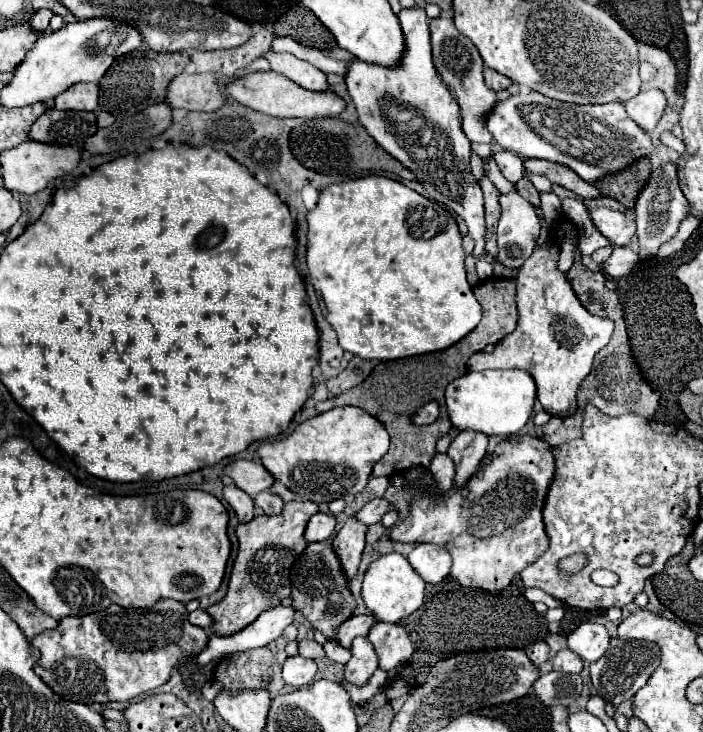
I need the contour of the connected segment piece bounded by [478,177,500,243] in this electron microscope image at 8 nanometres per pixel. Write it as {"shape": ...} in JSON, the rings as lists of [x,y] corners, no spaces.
{"shape":[[[482,177],[480,181],[480,189],[484,193],[484,211],[486,211],[486,243],[496,243],[494,235],[496,235],[496,223],[500,217],[500,205],[498,205],[498,189],[492,185],[490,179]]]}

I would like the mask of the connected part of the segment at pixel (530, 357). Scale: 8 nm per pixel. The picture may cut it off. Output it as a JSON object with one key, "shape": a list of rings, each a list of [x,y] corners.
{"shape":[[[544,243],[518,269],[518,275],[516,275],[516,303],[518,303],[520,319],[518,319],[516,331],[510,333],[506,339],[502,339],[496,345],[494,353],[484,353],[484,351],[474,353],[468,359],[468,367],[472,371],[480,371],[480,369],[522,369],[522,371],[526,371],[534,377],[536,395],[538,395],[538,401],[542,403],[544,411],[554,415],[554,417],[568,417],[568,415],[572,415],[572,411],[578,409],[576,393],[580,389],[580,383],[590,373],[594,355],[608,345],[608,341],[612,337],[612,331],[614,331],[614,323],[608,317],[591,315],[582,307],[582,303],[574,295],[570,283],[566,281],[564,273],[560,273],[556,269],[556,261],[558,261],[558,247],[552,245],[552,243]]]}

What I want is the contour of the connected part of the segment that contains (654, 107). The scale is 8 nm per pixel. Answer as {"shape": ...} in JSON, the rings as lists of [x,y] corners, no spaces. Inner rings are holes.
{"shape":[[[648,89],[648,91],[640,91],[636,97],[626,101],[624,107],[628,117],[636,121],[638,127],[642,127],[644,131],[652,131],[658,119],[662,117],[662,111],[666,107],[666,97],[658,89]]]}

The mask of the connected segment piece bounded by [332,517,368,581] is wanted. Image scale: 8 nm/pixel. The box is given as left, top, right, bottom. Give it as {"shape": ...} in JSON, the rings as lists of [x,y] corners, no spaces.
{"shape":[[[350,517],[344,527],[336,533],[334,541],[332,541],[332,549],[336,551],[336,557],[342,563],[342,571],[344,577],[350,581],[356,577],[358,573],[358,565],[360,565],[360,555],[364,549],[364,535],[366,535],[366,525],[362,525],[360,521],[356,521],[356,517]]]}

